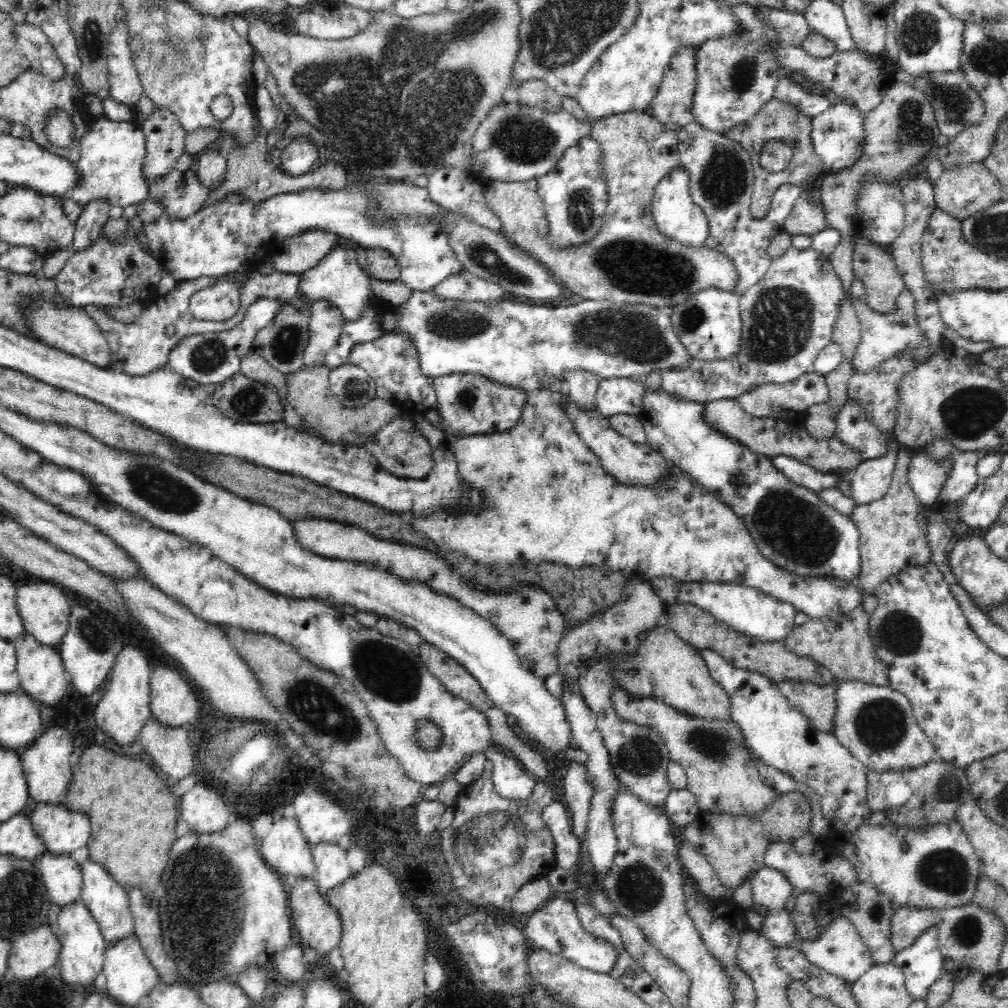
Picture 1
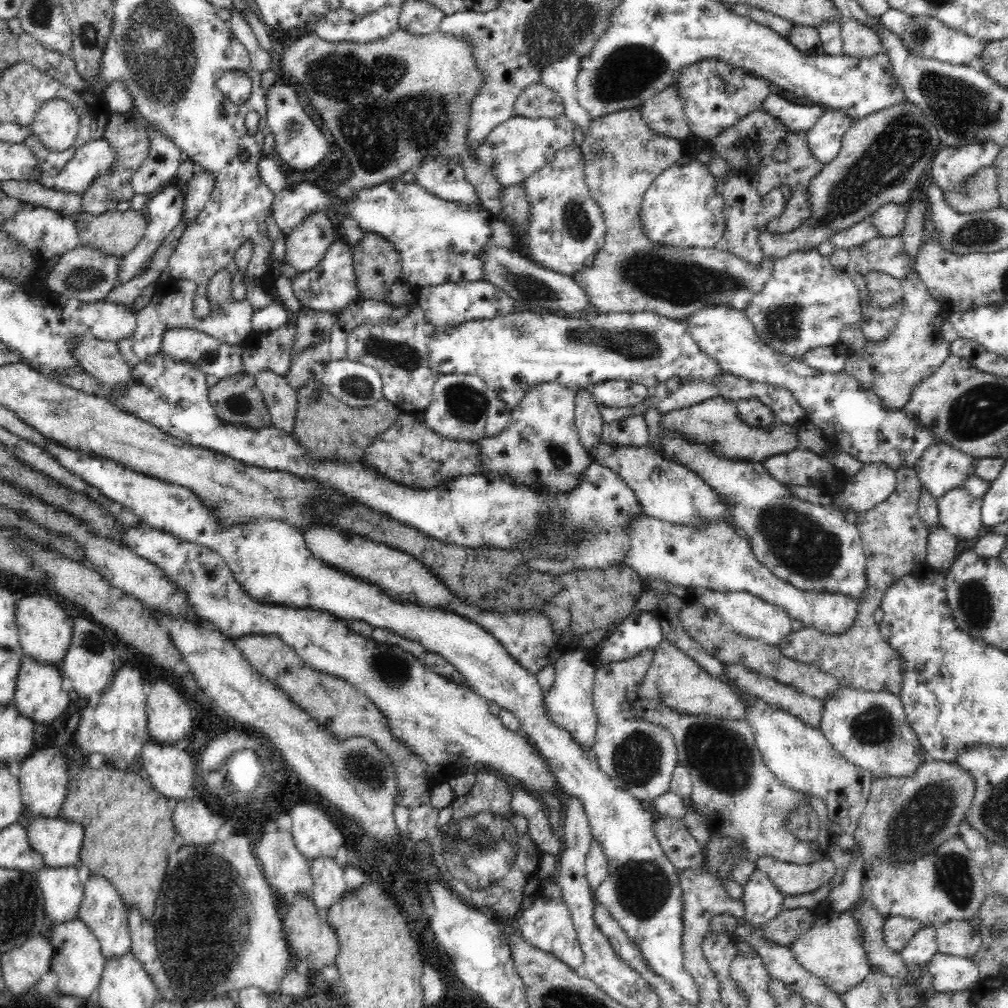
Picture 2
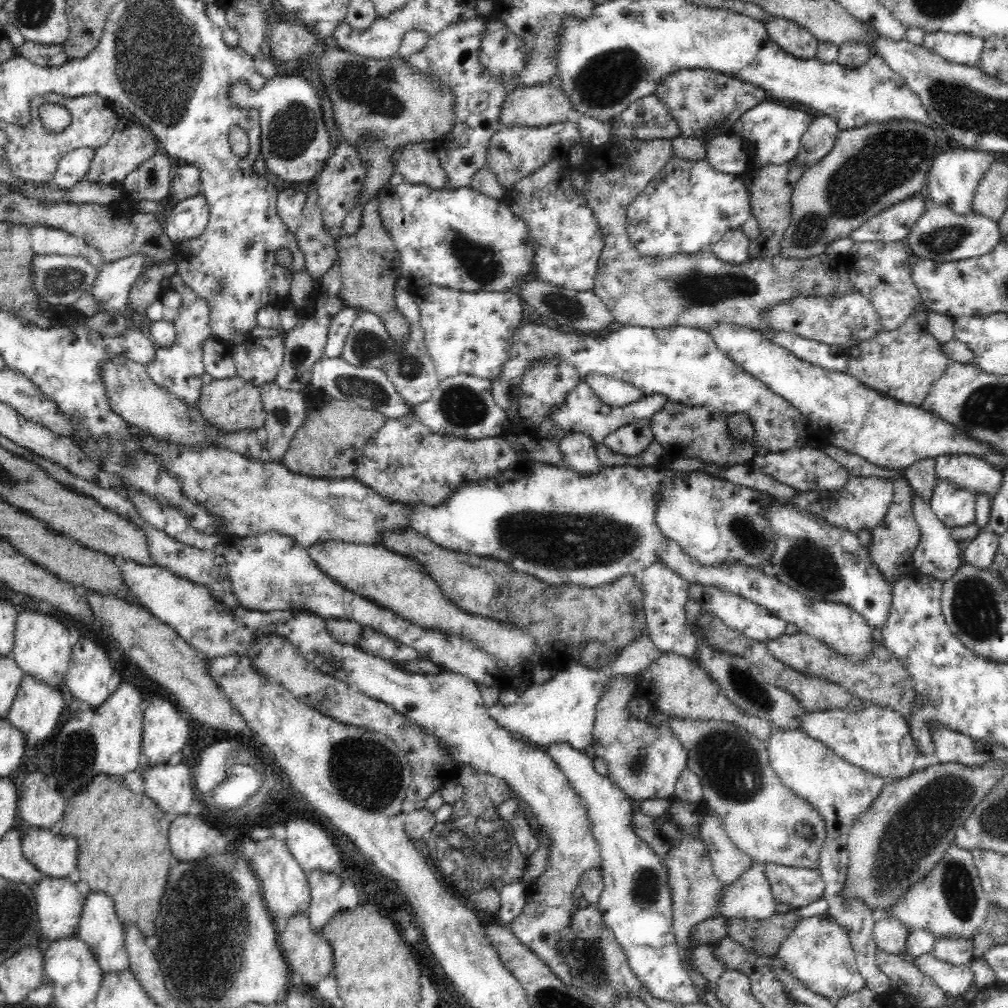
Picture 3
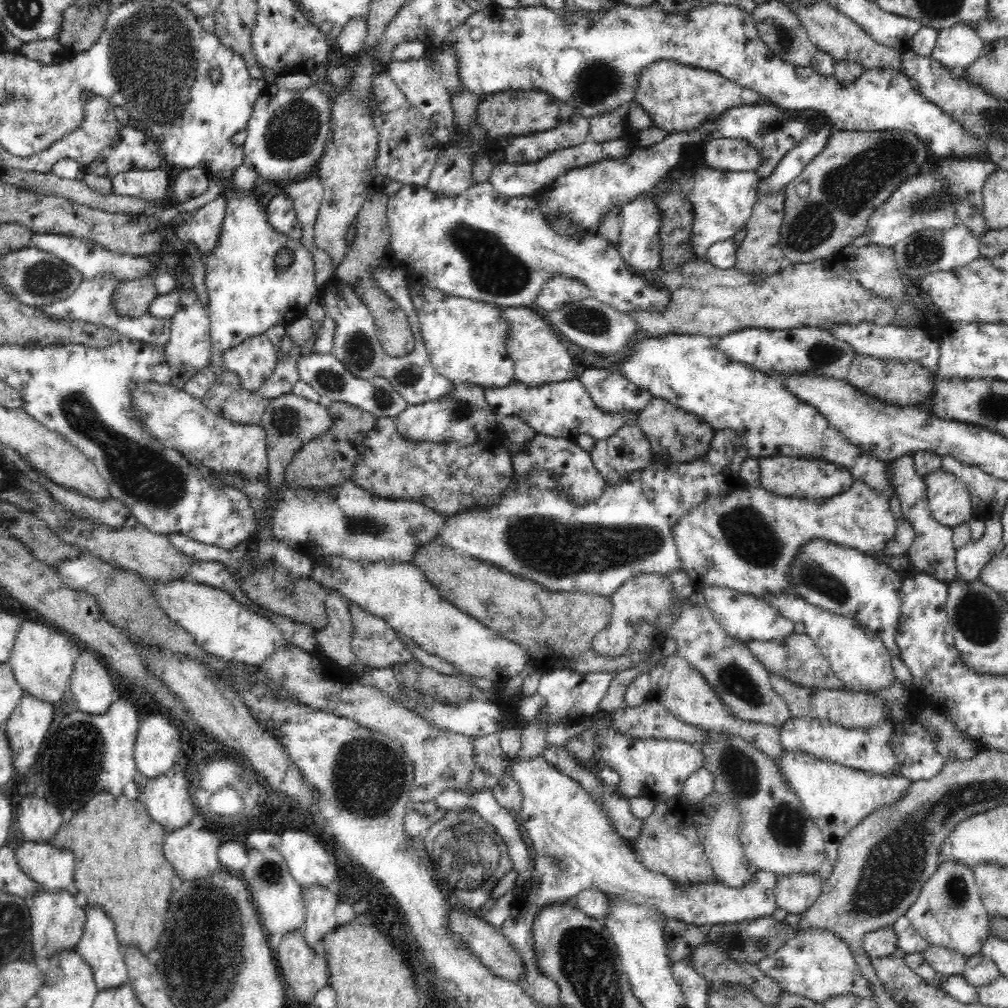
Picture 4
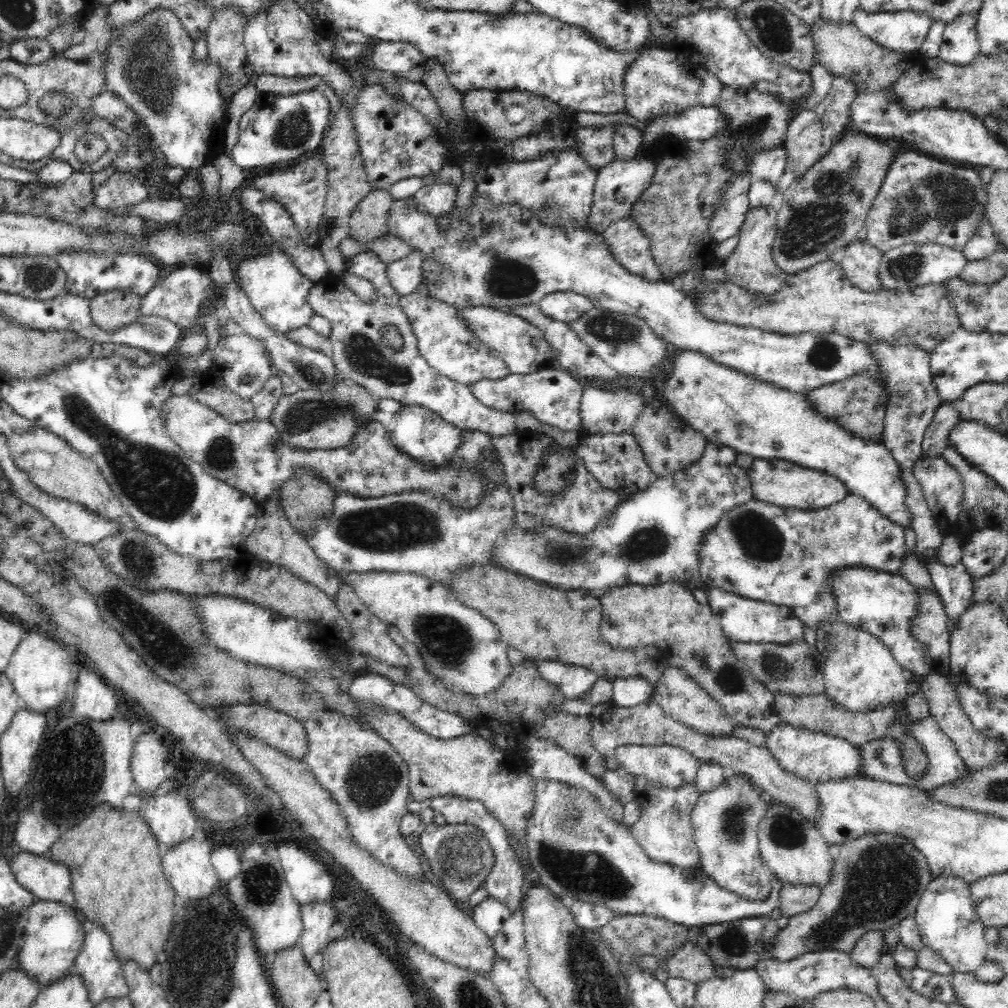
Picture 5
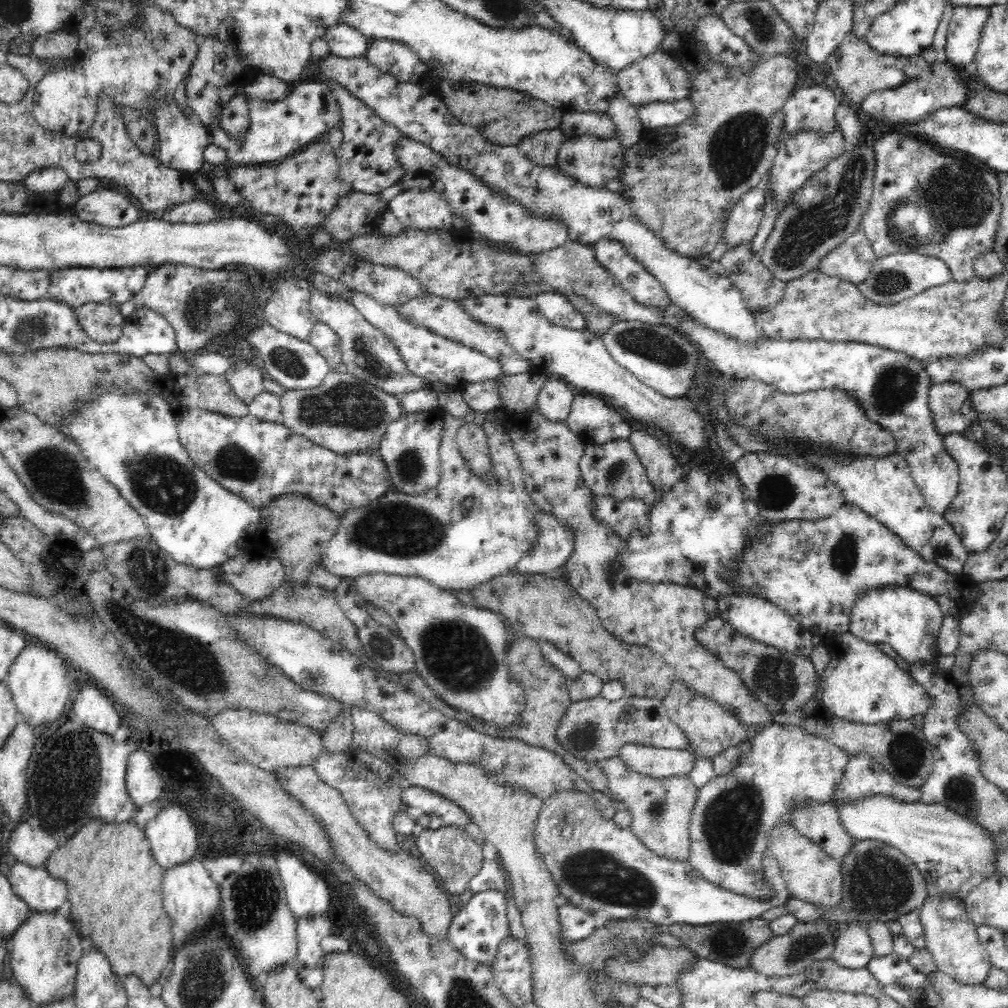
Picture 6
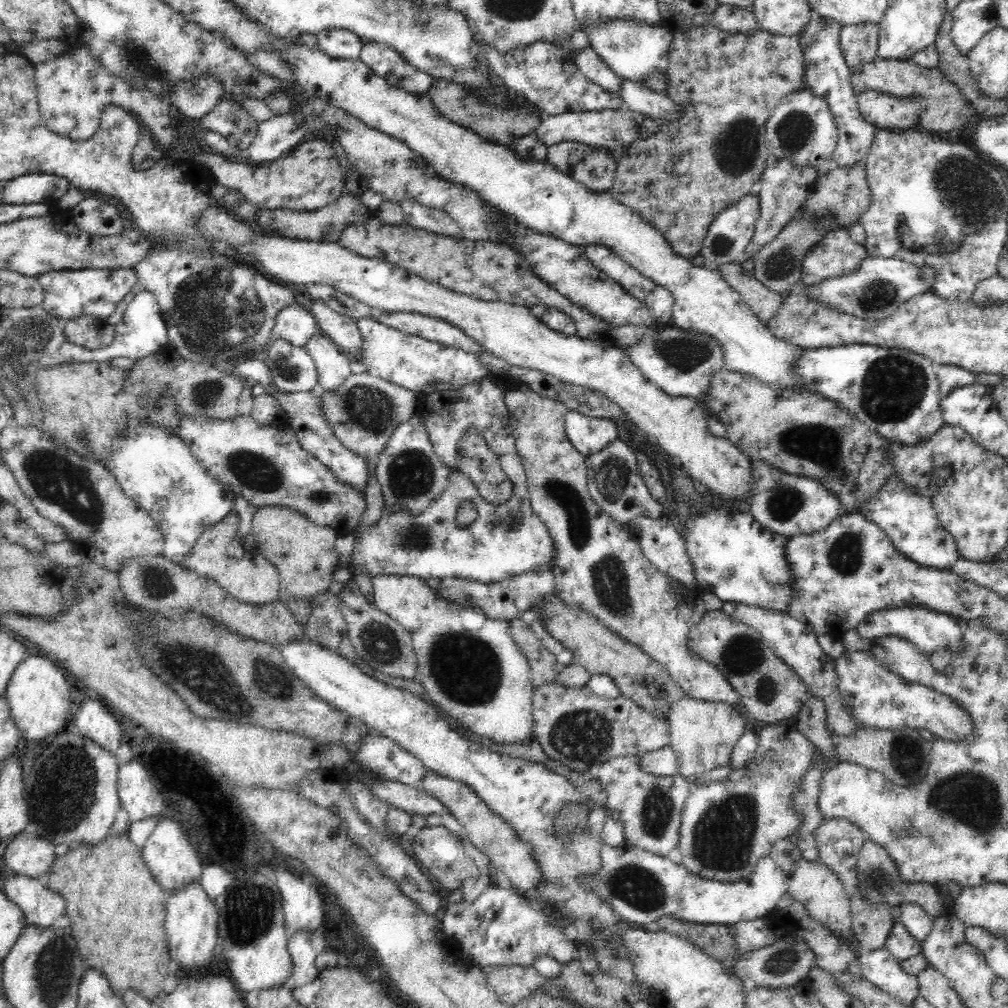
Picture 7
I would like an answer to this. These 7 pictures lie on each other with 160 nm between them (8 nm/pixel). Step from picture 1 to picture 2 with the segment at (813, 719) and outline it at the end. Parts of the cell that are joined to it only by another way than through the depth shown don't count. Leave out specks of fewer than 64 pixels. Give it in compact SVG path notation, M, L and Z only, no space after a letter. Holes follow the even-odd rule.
M723 663L722 669L724 669L724 674L719 678L737 692L738 698L740 698L742 702L753 703L754 701L764 701L766 705L770 705L770 707L782 711L788 711L790 715L800 719L802 723L818 729L823 704L822 701L816 699L816 697L808 696L806 693L802 693L798 691L798 689L790 687L790 685L785 685L774 679L763 677L758 674L758 672L750 670L741 664Z

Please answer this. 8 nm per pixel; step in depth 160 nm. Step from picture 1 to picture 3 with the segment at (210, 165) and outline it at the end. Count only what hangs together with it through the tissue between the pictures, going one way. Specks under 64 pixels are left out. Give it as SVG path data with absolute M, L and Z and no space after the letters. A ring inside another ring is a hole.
M202 190L194 197L173 201L166 216L164 230L175 244L194 240L201 235L209 221L209 204Z

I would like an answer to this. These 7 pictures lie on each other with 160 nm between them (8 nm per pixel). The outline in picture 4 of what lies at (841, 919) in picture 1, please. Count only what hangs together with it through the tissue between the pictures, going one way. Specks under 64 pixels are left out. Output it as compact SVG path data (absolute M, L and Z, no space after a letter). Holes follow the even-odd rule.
M808 930L802 934L795 932L786 944L756 965L766 977L780 984L782 992L803 996L816 1004L844 994L874 999L869 980L854 961L848 945L826 930Z

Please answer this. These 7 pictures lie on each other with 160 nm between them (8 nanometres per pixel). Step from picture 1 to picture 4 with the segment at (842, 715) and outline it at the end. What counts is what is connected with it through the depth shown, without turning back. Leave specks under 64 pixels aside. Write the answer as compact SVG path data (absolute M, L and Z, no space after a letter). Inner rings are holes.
M790 717L780 728L780 744L782 752L790 751L804 754L827 763L840 764L854 770L877 775L891 774L896 768L894 751L886 745L892 736L893 722L886 721L869 729L846 729L842 725L830 723L828 720L816 720L810 717Z

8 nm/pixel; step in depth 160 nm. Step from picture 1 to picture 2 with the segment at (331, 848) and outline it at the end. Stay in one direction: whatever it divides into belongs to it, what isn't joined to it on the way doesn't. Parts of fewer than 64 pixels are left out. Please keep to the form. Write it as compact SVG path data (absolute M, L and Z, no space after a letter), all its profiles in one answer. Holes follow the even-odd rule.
M332 858L311 860L311 878L314 884L312 902L318 910L328 910L340 902L345 893L345 870Z

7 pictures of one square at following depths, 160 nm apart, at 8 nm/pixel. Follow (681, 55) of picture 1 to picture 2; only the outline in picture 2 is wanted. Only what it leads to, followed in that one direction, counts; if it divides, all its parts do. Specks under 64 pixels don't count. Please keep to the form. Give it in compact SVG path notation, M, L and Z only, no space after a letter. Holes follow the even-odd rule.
M676 83L645 100L639 107L642 121L654 133L679 141L690 137L684 116L684 103Z

